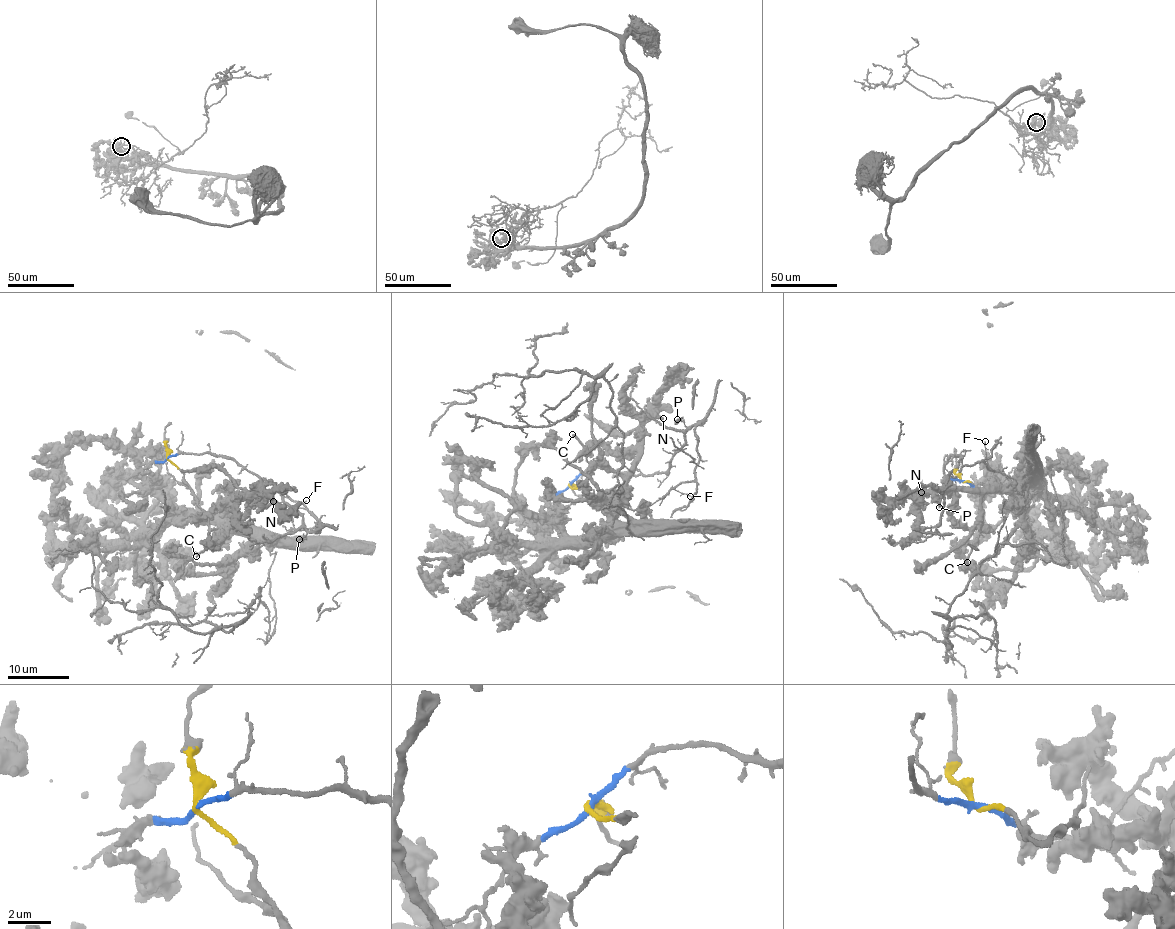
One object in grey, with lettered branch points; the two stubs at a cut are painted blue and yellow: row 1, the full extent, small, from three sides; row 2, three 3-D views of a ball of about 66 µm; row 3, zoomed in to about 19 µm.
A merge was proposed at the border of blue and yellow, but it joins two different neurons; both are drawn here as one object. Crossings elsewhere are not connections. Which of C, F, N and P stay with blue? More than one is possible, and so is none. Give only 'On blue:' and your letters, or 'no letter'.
On blue: F, P

